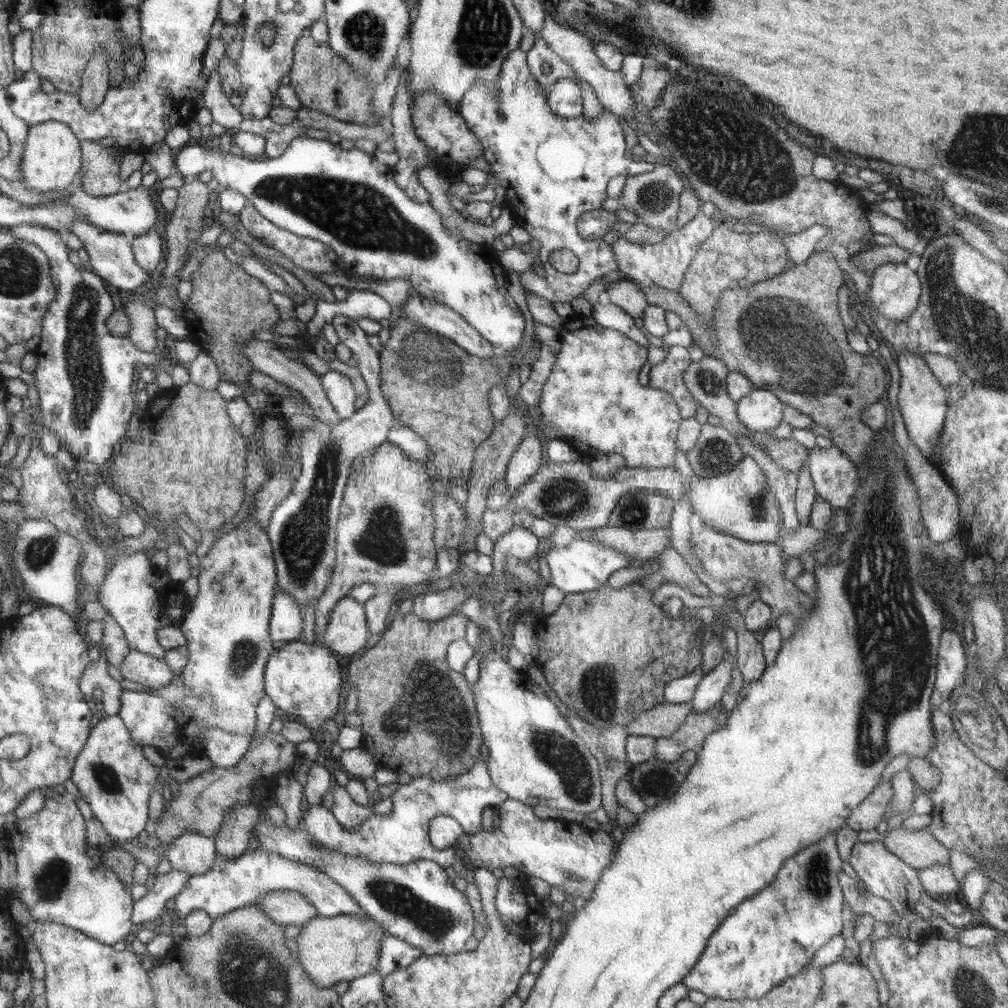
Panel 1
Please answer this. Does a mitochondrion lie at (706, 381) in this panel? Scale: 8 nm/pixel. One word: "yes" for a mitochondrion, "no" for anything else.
yes

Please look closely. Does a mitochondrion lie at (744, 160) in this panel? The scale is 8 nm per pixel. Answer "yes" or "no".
yes

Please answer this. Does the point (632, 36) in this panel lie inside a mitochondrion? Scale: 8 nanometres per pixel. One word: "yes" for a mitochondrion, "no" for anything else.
no

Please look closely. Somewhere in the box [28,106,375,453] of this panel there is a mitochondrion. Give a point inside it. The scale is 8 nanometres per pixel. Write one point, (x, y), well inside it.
(82, 364)

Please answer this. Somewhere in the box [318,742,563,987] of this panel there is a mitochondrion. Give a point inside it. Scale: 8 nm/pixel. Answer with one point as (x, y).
(396, 899)

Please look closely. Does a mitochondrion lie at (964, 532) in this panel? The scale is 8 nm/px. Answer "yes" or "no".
no

